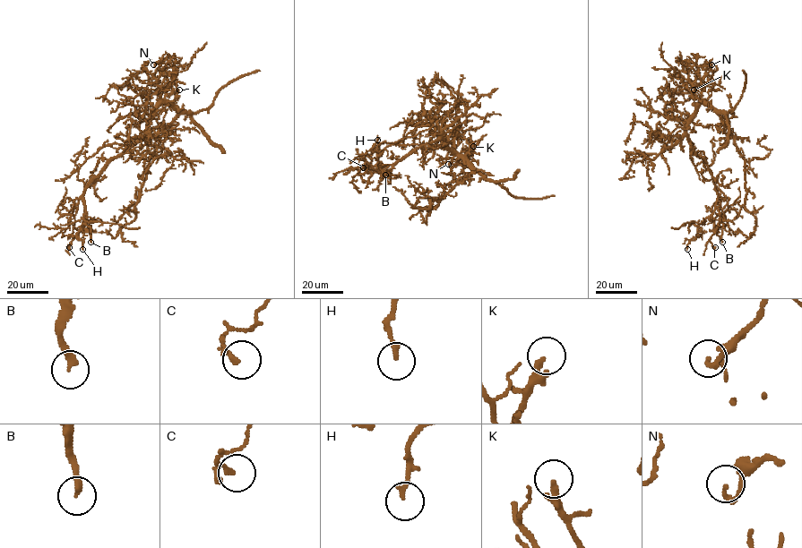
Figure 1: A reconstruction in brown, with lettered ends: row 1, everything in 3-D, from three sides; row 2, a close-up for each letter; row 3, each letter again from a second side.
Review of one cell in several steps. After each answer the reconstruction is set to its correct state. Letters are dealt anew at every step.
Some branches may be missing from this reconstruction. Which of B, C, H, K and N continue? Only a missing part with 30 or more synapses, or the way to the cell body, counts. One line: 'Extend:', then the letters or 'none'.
Extend: B, K

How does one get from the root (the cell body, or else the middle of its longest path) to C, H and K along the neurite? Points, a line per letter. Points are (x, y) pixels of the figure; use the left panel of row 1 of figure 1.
C: (154, 113), (143, 134), (114, 158), (86, 188), (83, 196), (86, 224), (69, 247)
H: (154, 113), (143, 134), (114, 158), (86, 188), (83, 196), (83, 225), (76, 235), (82, 242), (82, 249)
K: (154, 113), (163, 103), (172, 101), (179, 89)

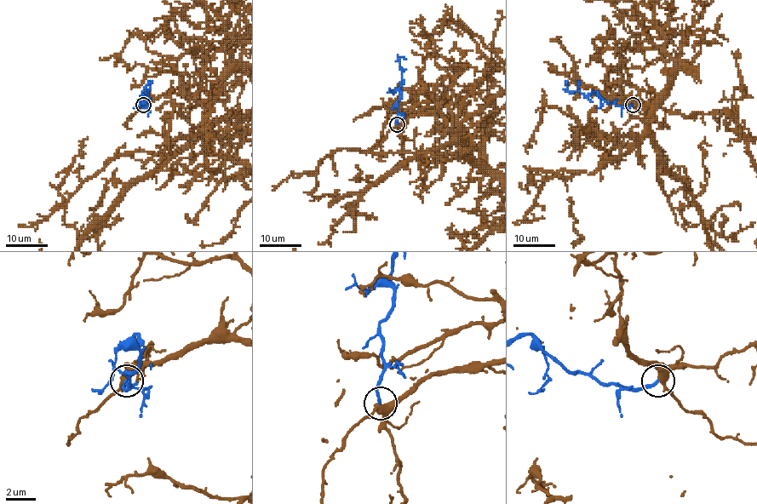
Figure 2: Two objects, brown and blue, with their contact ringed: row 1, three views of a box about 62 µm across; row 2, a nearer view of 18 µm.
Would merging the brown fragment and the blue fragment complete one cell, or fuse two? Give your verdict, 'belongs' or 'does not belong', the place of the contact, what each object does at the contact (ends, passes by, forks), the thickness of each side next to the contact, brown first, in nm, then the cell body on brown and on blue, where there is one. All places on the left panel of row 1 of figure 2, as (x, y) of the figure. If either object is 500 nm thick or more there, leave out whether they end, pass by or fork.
belongs | (143, 105) | brown passes by | blue ends | 420/200 nm | brown none | blue none

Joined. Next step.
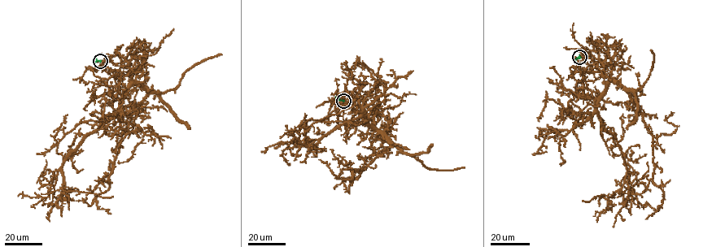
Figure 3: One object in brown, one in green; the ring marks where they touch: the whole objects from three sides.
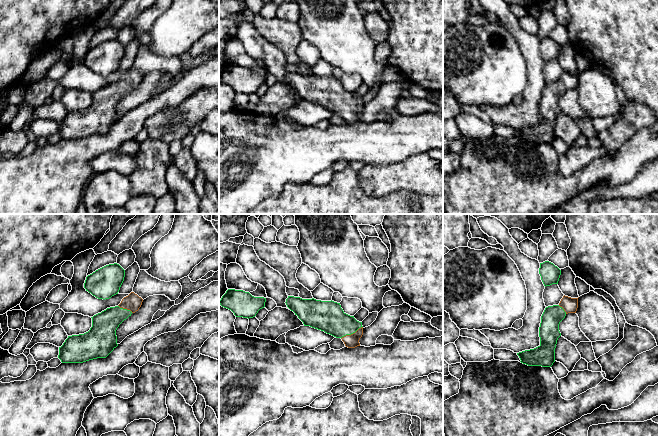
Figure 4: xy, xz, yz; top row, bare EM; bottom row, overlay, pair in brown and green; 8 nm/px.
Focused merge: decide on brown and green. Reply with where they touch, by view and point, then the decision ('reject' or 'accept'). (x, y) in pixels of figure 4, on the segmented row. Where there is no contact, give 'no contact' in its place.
meets brown in xz at (351, 334); accept

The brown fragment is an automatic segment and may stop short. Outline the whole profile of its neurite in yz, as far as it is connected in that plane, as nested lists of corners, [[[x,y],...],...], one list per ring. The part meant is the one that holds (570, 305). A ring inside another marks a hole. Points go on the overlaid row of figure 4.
[[[563,296],[558,305],[545,308],[539,327],[540,345],[517,353],[520,362],[528,366],[551,367],[555,362],[555,348],[561,336],[559,324],[568,313],[576,313],[578,298]]]

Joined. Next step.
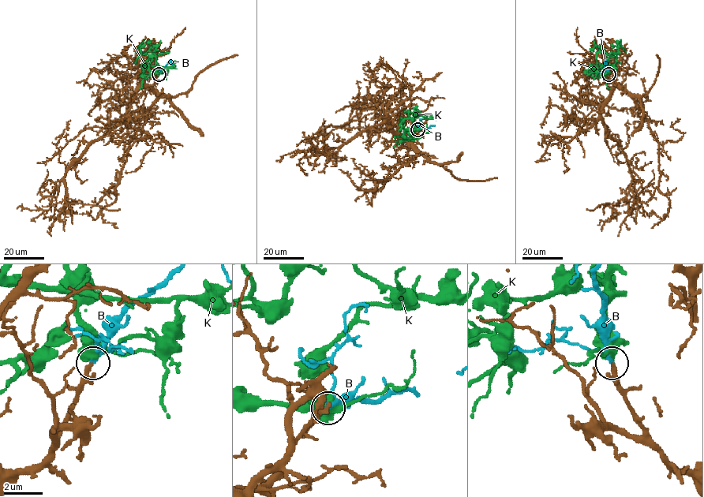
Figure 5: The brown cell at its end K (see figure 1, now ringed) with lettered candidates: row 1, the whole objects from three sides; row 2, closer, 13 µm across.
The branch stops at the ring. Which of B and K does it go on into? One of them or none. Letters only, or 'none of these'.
B

